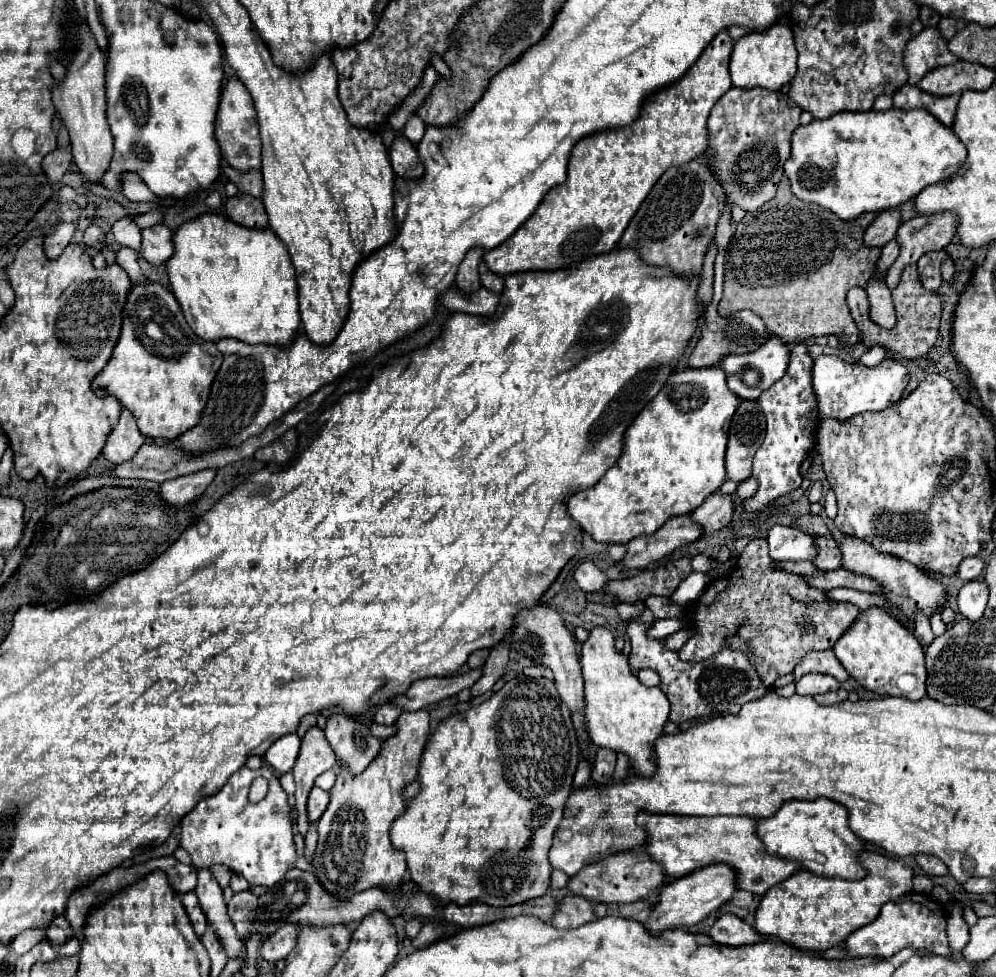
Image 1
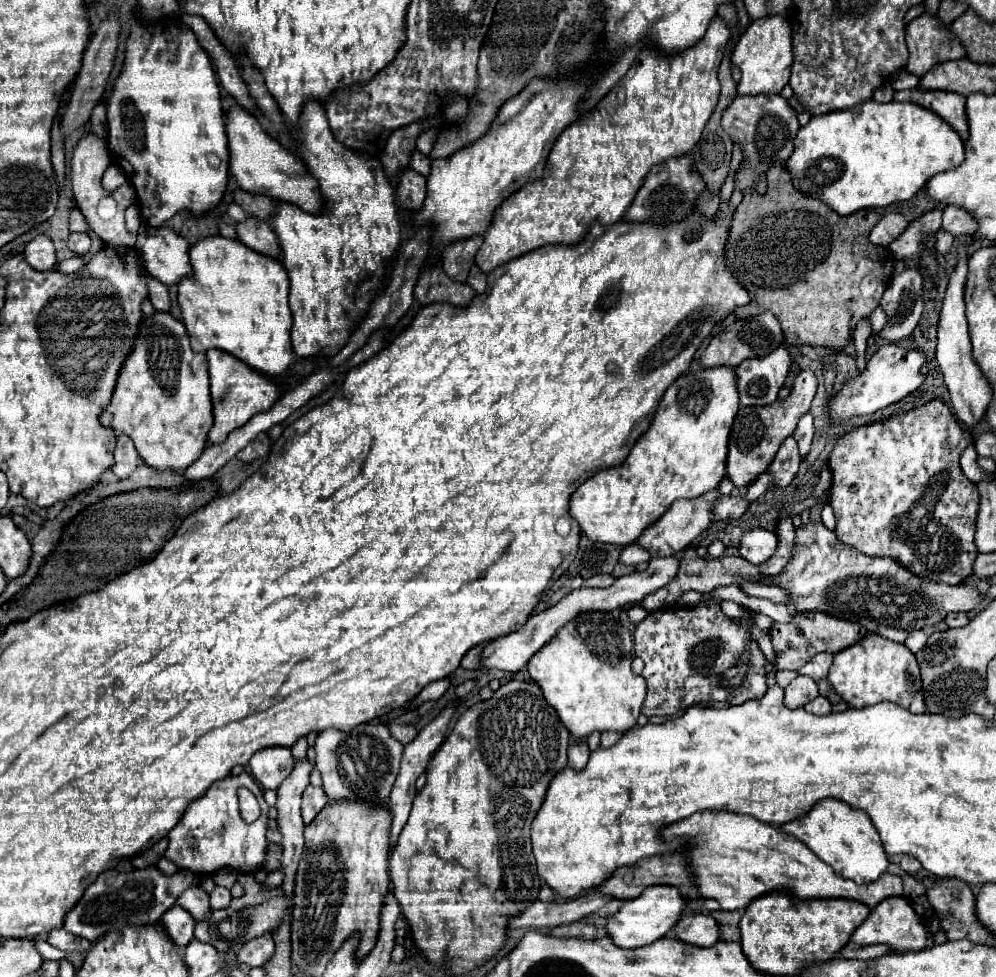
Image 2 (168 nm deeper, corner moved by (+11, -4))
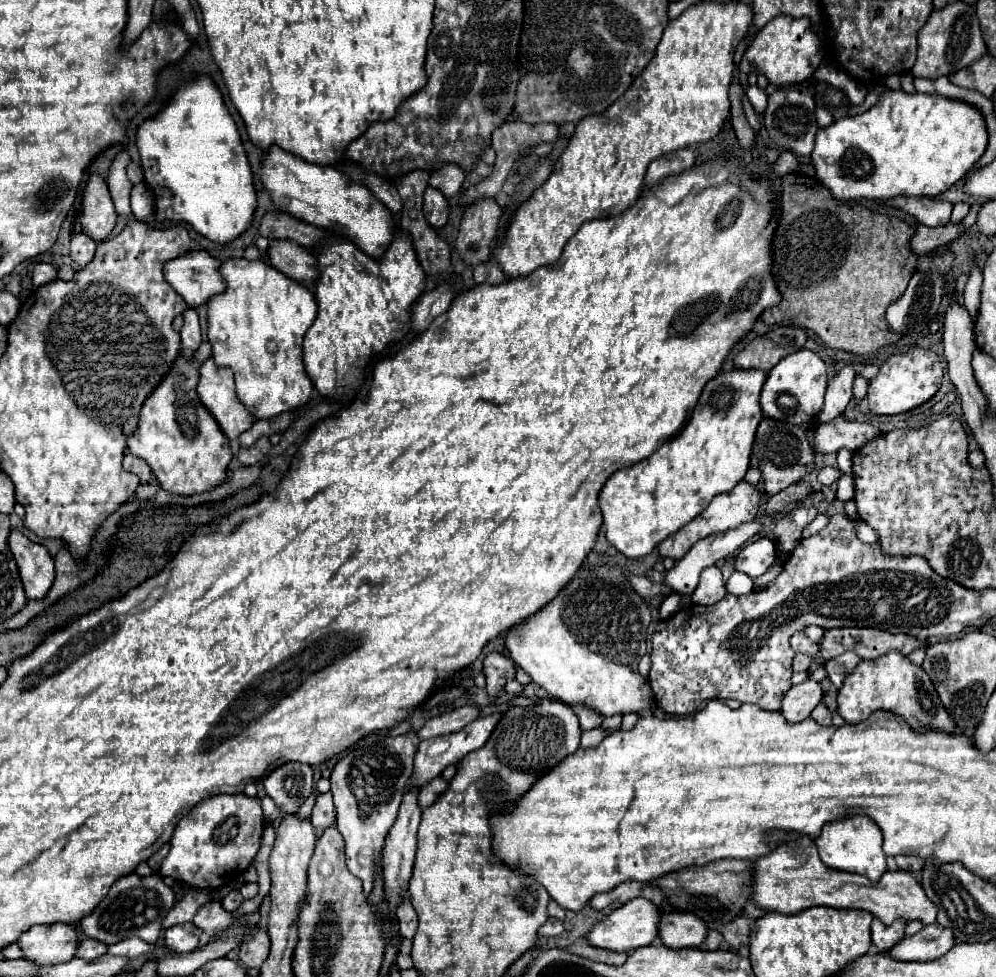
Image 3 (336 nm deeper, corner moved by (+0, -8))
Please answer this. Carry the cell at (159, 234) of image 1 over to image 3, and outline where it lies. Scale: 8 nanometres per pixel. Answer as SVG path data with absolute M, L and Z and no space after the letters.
M187 251L185 255L165 261L163 275L189 307L199 307L225 289L217 267L219 259L207 251Z

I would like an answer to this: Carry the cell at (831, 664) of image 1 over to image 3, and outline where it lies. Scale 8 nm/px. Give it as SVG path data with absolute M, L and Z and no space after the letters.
M847 651L847 653L843 653L843 655L835 657L835 659L831 659L831 661L825 665L827 677L833 681L835 687L841 687L845 675L849 675L849 673L855 669L855 665L857 665L859 661L861 661L859 655Z

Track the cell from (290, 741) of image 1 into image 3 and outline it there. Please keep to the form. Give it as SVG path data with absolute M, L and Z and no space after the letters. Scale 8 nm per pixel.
M285 763L263 779L269 797L281 807L283 815L297 813L299 805L311 793L311 767L305 763Z

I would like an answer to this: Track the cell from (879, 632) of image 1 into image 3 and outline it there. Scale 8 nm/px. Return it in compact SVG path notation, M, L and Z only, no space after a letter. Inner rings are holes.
M889 651L887 655L875 661L859 661L853 673L845 677L843 687L839 689L837 695L837 703L839 703L839 715L847 723L859 723L867 719L873 711L887 709L909 721L909 725L915 731L927 731L927 729L939 729L945 733L955 731L955 725L949 719L945 707L941 705L939 695L927 673L919 665L911 663L899 651ZM919 687L923 687L923 691Z

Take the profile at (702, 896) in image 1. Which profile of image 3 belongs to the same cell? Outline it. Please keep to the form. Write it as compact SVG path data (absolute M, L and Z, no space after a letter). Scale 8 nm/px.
M633 899L631 903L617 907L611 915L607 915L601 923L597 923L587 933L587 939L595 947L603 947L611 951L633 951L633 949L639 949L657 941L659 925L661 925L661 909L647 899Z

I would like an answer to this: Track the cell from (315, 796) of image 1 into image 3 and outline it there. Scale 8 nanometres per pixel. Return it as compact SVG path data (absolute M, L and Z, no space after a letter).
M329 791L317 795L315 807L311 813L311 821L313 821L317 831L323 831L335 823L335 819L333 819L333 797L329 795Z

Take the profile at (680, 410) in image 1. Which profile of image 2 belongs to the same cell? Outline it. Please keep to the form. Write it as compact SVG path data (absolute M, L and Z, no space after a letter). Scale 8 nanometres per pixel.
M730 367L700 369L674 381L650 429L636 441L626 461L592 475L572 495L570 513L582 533L600 543L632 545L676 499L694 499L718 487L726 477L728 437L738 409L736 375Z

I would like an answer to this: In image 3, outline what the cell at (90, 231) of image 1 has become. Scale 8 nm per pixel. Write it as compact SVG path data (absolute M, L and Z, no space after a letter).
M85 233L73 235L73 239L71 239L71 259L79 267L85 267L93 259L95 249L97 249L97 243L93 239L89 239L89 235L85 235Z

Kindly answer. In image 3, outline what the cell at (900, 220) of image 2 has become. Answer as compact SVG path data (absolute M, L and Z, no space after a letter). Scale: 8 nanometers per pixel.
M947 223L945 227L939 227L939 229L919 225L911 237L911 249L921 255L927 251L933 251L935 247L953 243L955 239L959 239L959 233L961 233L961 225Z

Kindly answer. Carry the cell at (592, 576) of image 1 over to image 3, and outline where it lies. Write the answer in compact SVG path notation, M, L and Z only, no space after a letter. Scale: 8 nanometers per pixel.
M629 577L629 585L633 587L633 591L639 595L639 597L653 597L653 595L659 595L659 587L655 583L651 583L647 577Z

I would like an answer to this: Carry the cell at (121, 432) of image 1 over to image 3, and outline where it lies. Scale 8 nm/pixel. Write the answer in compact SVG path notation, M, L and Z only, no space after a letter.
M127 453L125 459L123 459L123 467L125 467L125 471L135 473L141 479L141 483L149 483L151 481L151 469L149 469L149 465L143 459Z

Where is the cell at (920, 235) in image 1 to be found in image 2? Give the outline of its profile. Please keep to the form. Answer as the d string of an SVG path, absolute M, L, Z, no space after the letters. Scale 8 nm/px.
M944 207L944 229L950 231L954 237L958 235L974 235L978 231L976 219L962 211L962 207Z

